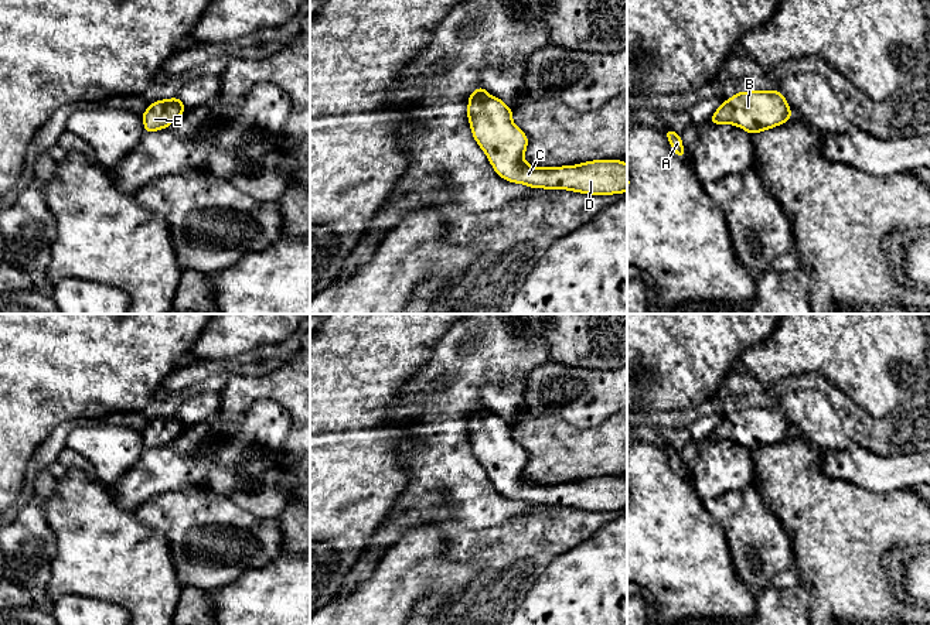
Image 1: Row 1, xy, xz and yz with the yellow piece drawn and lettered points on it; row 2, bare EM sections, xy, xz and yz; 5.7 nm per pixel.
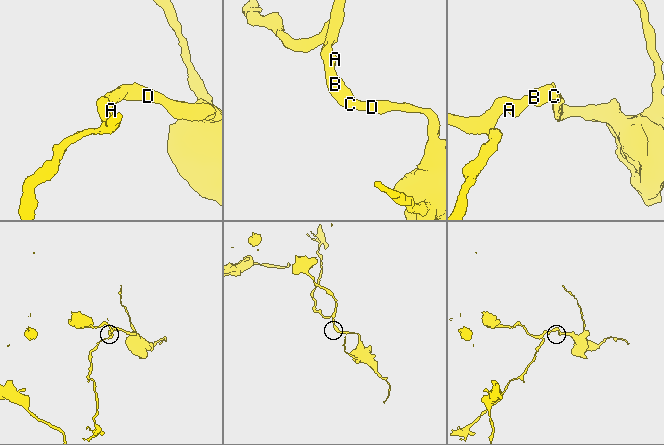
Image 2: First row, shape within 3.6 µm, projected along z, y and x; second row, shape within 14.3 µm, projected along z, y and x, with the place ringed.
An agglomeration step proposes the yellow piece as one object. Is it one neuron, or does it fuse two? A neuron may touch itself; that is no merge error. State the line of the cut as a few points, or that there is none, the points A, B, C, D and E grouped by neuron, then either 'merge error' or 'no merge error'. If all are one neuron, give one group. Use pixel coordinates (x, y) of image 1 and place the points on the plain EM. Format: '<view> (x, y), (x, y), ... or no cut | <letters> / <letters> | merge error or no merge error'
no cut | A B C D E | no merge error

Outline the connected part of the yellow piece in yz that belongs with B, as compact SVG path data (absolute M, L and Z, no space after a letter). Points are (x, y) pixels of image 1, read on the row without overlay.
M749 407L736 409L729 417L723 417L708 438L735 441L756 451L788 436L793 436L791 426L780 407Z

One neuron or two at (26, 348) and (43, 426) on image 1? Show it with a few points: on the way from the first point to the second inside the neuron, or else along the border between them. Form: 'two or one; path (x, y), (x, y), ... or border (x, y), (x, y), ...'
one; path (37, 368), (37, 406)

